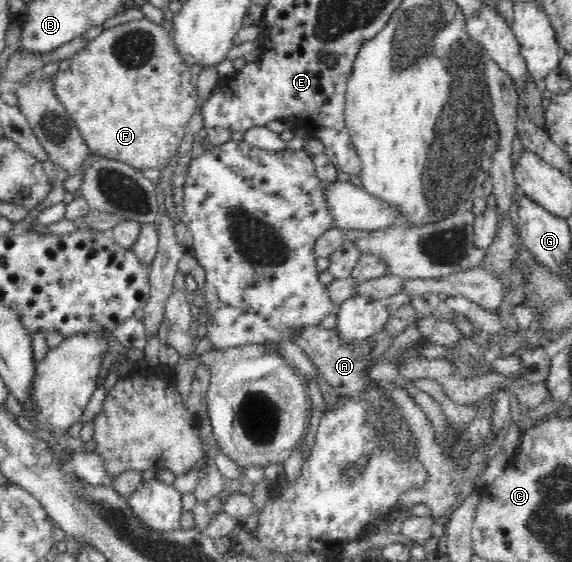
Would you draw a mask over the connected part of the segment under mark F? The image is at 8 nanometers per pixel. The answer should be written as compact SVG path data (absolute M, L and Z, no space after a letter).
M143 18L104 29L86 48L58 63L57 72L50 76L54 93L78 127L92 155L121 161L139 170L157 171L176 157L188 123L198 109L198 92L192 85L190 66L178 52L167 26Z

